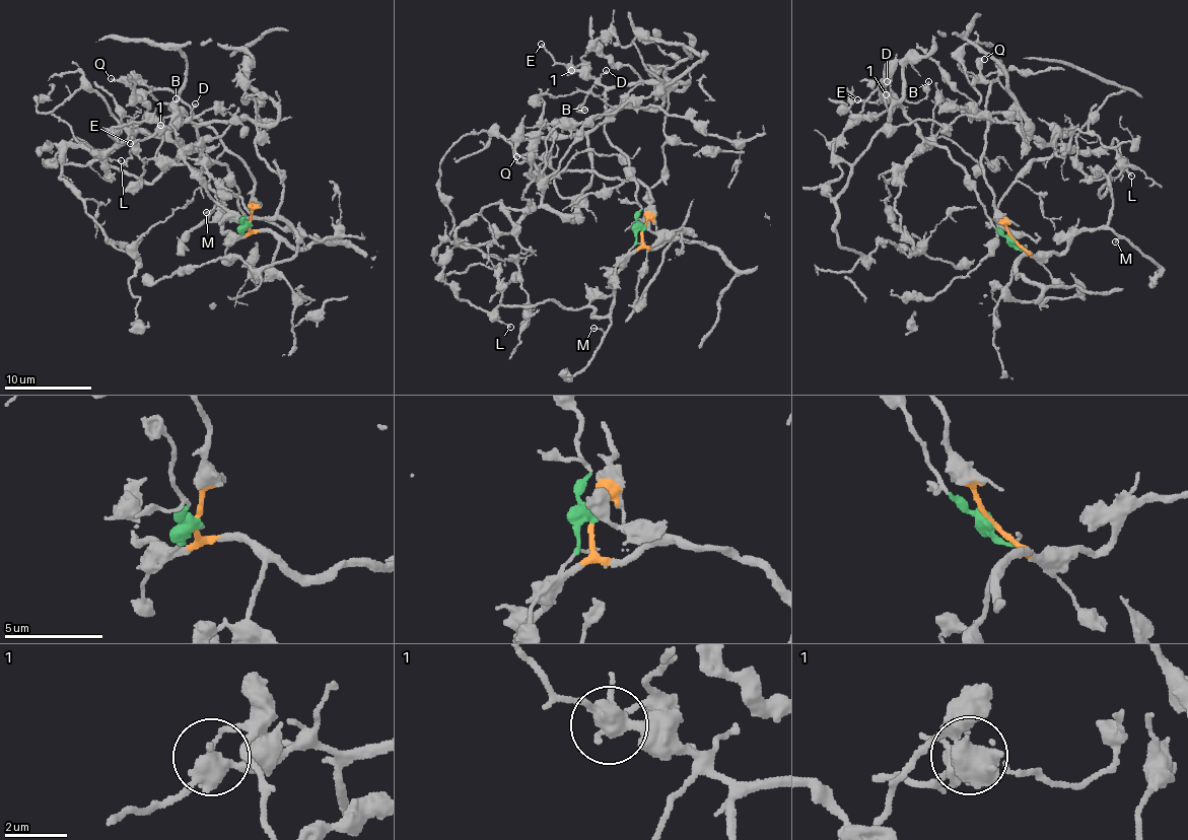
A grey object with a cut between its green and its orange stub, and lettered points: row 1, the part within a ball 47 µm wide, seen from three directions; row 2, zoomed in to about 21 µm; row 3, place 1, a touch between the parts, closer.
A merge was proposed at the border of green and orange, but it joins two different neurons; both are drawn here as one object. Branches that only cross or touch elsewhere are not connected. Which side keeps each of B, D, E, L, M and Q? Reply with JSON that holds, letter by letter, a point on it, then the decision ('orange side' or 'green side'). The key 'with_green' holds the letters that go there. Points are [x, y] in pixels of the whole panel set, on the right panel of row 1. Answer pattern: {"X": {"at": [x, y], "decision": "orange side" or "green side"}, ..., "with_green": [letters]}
{"B": {"at": [928, 81], "decision": "green side"}, "D": {"at": [887, 81], "decision": "green side"}, "E": {"at": [857, 99], "decision": "green side"}, "L": {"at": [1131, 176], "decision": "orange side"}, "M": {"at": [1115, 241], "decision": "orange side"}, "Q": {"at": [984, 59], "decision": "orange side"}, "with_green": ["B", "D", "E"]}

